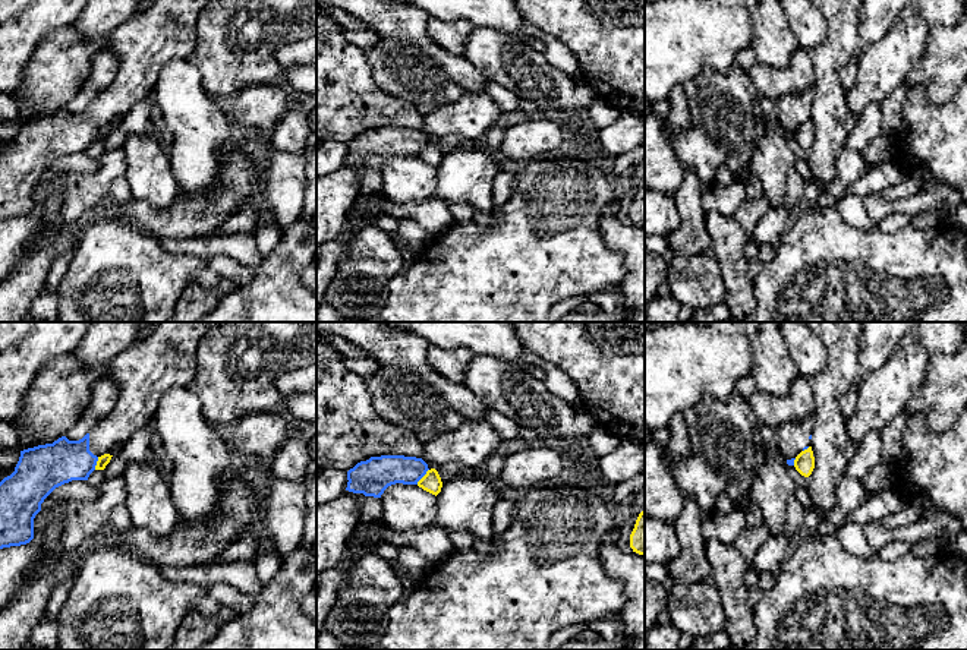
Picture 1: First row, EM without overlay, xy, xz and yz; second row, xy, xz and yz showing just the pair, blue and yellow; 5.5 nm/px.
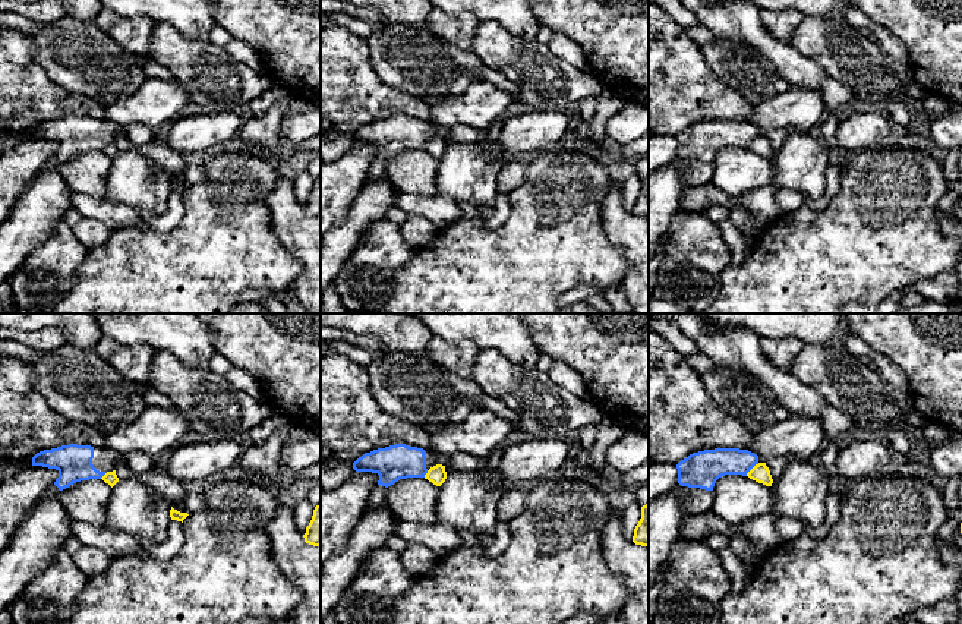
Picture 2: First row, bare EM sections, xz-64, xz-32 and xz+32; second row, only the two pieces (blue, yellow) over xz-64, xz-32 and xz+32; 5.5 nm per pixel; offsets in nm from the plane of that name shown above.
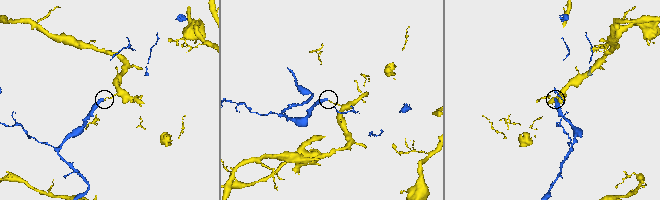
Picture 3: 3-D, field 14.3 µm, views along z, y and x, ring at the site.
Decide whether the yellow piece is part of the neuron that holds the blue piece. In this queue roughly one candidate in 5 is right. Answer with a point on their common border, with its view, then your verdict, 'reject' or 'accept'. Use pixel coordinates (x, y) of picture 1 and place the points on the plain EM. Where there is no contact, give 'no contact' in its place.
xz (424, 147) | reject

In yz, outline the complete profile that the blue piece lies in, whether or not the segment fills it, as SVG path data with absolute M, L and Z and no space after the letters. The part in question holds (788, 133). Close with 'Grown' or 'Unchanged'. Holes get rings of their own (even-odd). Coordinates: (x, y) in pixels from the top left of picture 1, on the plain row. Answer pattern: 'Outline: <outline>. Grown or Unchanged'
Outline: M813 86L794 95L784 95L775 101L778 111L778 124L794 138L796 129L810 119L813 102Z. Grown

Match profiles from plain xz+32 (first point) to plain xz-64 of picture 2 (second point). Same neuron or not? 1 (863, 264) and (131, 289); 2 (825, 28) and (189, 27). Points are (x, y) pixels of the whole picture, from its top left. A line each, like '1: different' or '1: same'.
1: same
2: different

